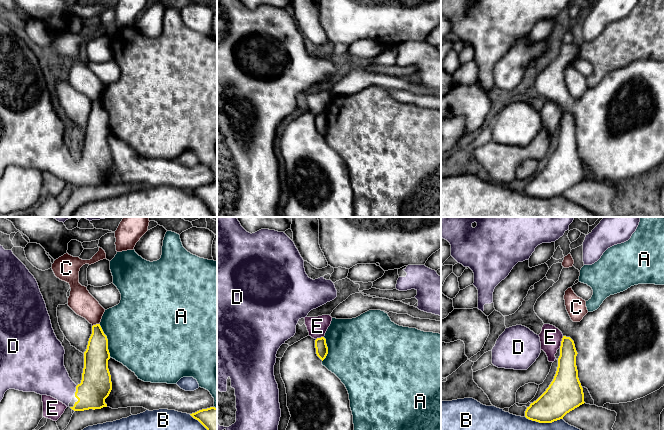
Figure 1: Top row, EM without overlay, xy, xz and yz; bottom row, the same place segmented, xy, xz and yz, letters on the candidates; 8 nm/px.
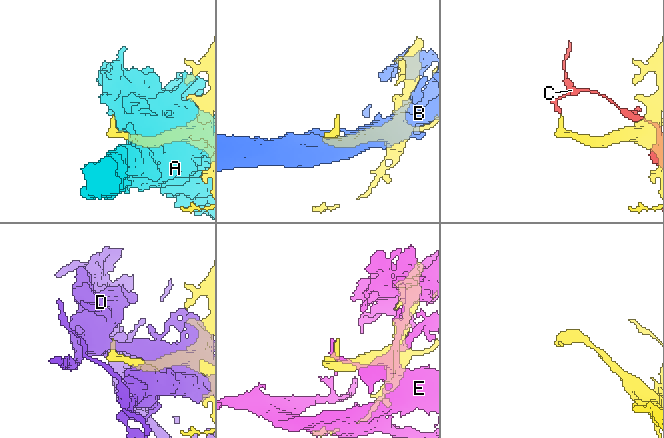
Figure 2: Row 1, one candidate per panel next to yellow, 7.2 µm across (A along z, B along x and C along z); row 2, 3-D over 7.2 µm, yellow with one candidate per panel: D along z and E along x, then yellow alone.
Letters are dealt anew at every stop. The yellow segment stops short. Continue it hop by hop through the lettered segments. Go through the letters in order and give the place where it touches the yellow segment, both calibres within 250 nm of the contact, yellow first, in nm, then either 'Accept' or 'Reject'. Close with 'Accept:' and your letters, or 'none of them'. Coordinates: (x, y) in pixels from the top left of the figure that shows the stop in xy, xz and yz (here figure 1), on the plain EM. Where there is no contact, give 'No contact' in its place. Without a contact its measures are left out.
A: Touches yellow at xy (107, 116). Thickness 200 nm (yellow) against 500 nm. Reject
B: Touches yellow at yz (544, 198). Thickness 260 nm (yellow) against 380 nm. Reject
C: Touches yellow at xy (96, 100). Thickness 190 nm (yellow) against 190 nm. Reject
D: Touches yellow at xy (76, 164). Thickness 240 nm (yellow) against 300 nm. Accept
E: Touches yellow at yz (561, 118). Thickness 170 nm (yellow) against 180 nm. Reject
Accept: D

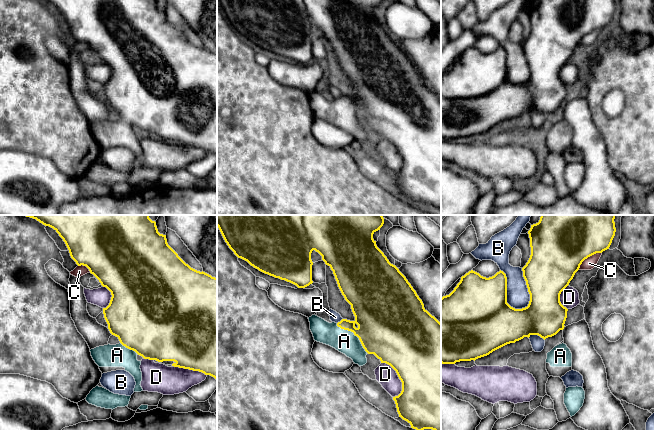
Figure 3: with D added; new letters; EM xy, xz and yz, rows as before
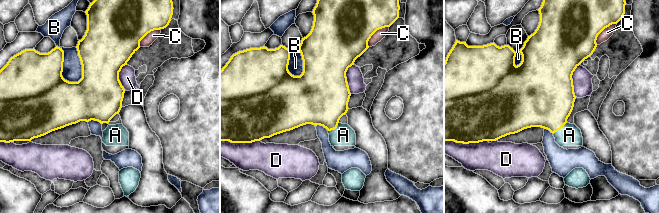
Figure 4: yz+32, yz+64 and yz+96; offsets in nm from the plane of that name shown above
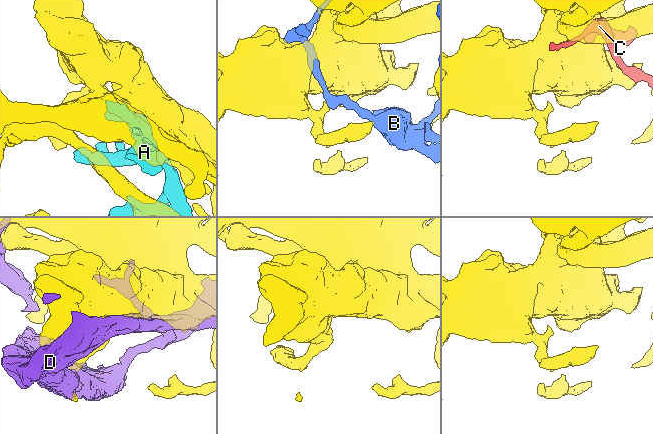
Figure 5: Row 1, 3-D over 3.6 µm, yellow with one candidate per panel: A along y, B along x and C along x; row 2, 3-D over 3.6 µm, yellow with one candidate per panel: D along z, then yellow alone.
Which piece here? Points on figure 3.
A: Touches yellow at xz (354, 110). Thickness 440 nm (yellow) against 180 nm. Accept
B: Touches yellow at yz (506, 71). Thickness 480 nm (yellow) against 190 nm. Reject
C: Touches yellow at yz (588, 32). Thickness 420 nm (yellow) against 90 nm. Reject
D: Touches yellow at xz (398, 152). Thickness 500 nm (yellow) against 160 nm. Reject
Accept: A

